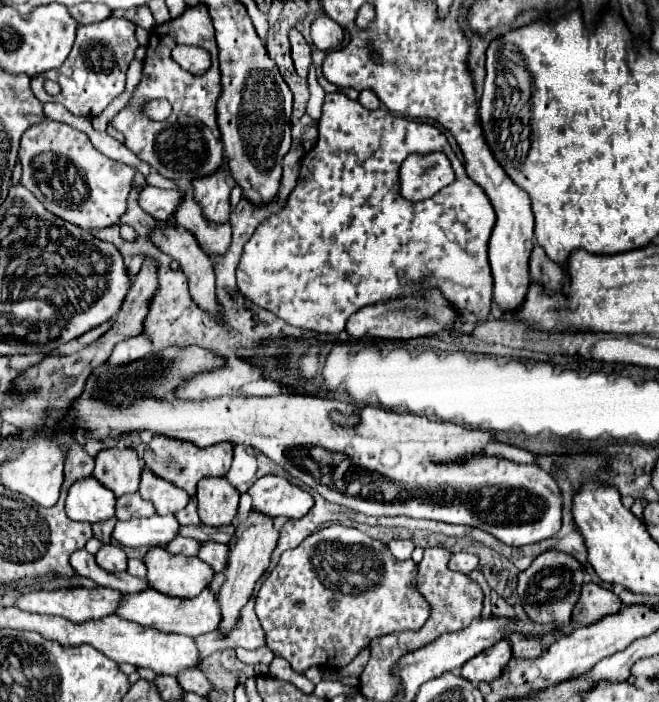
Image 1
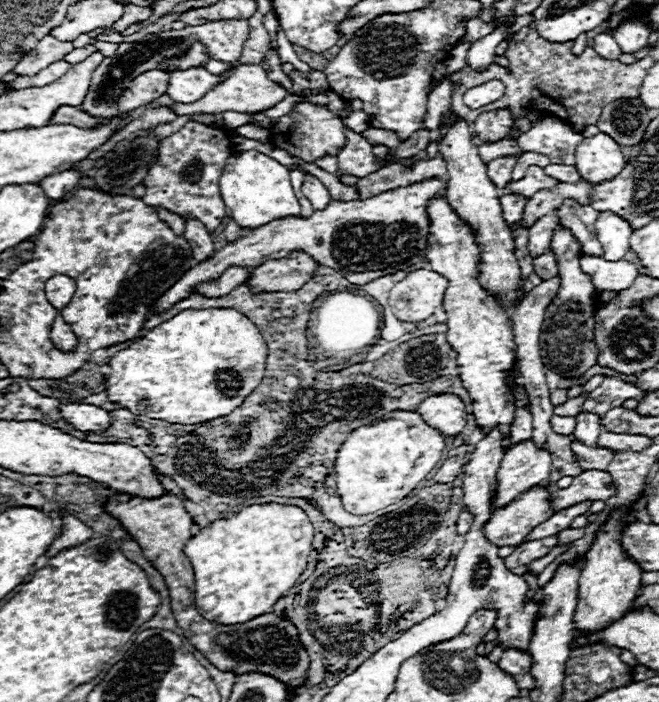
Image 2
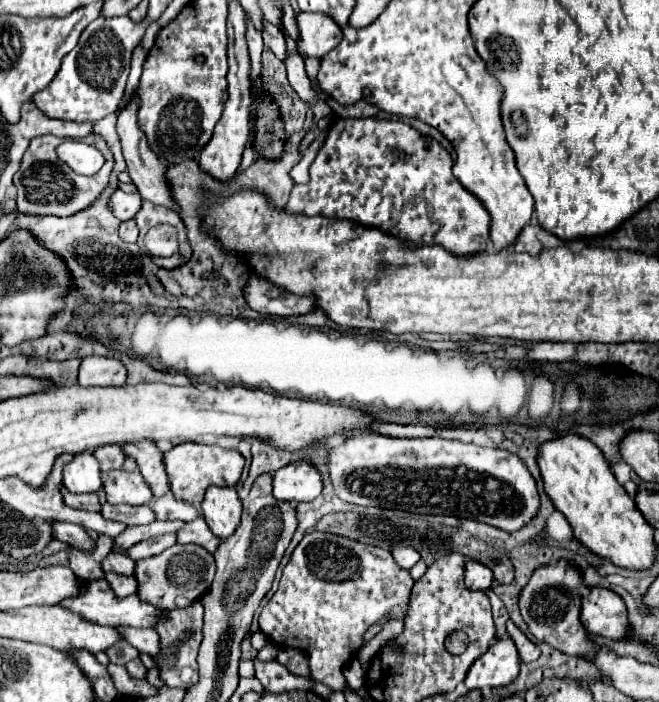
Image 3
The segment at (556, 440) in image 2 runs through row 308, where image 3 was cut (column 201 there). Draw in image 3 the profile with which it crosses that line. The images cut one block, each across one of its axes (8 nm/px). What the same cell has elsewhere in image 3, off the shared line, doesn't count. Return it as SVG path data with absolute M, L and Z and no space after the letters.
M202 512L198 514L196 520L184 524L184 526L176 532L176 538L178 538L180 544L188 544L188 542L200 544L200 546L204 546L208 552L216 552L216 548L218 548L218 544L220 544L220 538L214 536L212 530L208 528L208 524L204 522Z

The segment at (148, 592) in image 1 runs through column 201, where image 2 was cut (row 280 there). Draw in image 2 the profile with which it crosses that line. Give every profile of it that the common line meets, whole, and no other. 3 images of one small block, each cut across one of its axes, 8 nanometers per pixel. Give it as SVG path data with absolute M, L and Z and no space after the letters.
M582 256L580 266L586 274L592 276L594 286L598 290L620 292L634 284L638 276L638 268L626 260L604 260L602 256Z

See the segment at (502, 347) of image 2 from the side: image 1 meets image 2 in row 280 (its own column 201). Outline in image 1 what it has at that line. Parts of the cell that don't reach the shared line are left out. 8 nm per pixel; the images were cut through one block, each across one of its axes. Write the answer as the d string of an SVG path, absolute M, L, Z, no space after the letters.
M154 436L144 452L144 468L152 470L156 476L172 482L174 486L182 488L188 492L188 496L196 494L196 484L202 478L208 476L226 476L232 464L232 444L228 442L218 442L216 446L208 448L198 448L192 446L190 442L180 442L174 438L164 438L164 436Z

